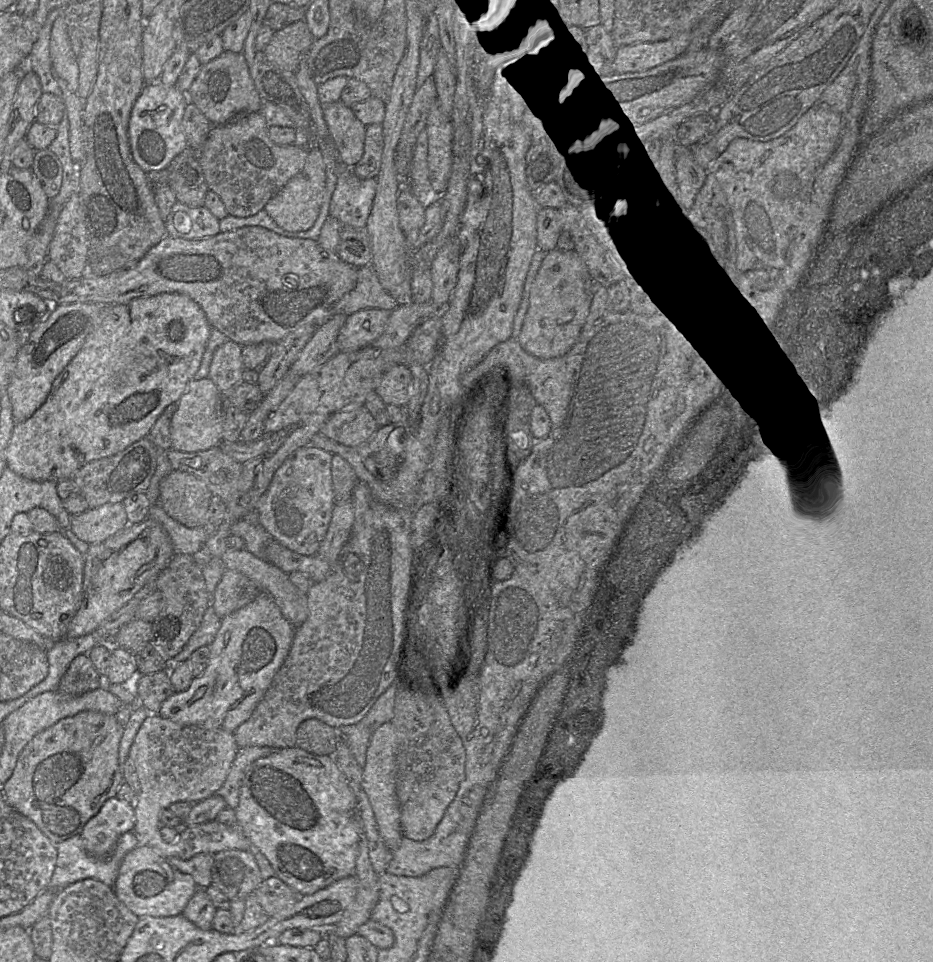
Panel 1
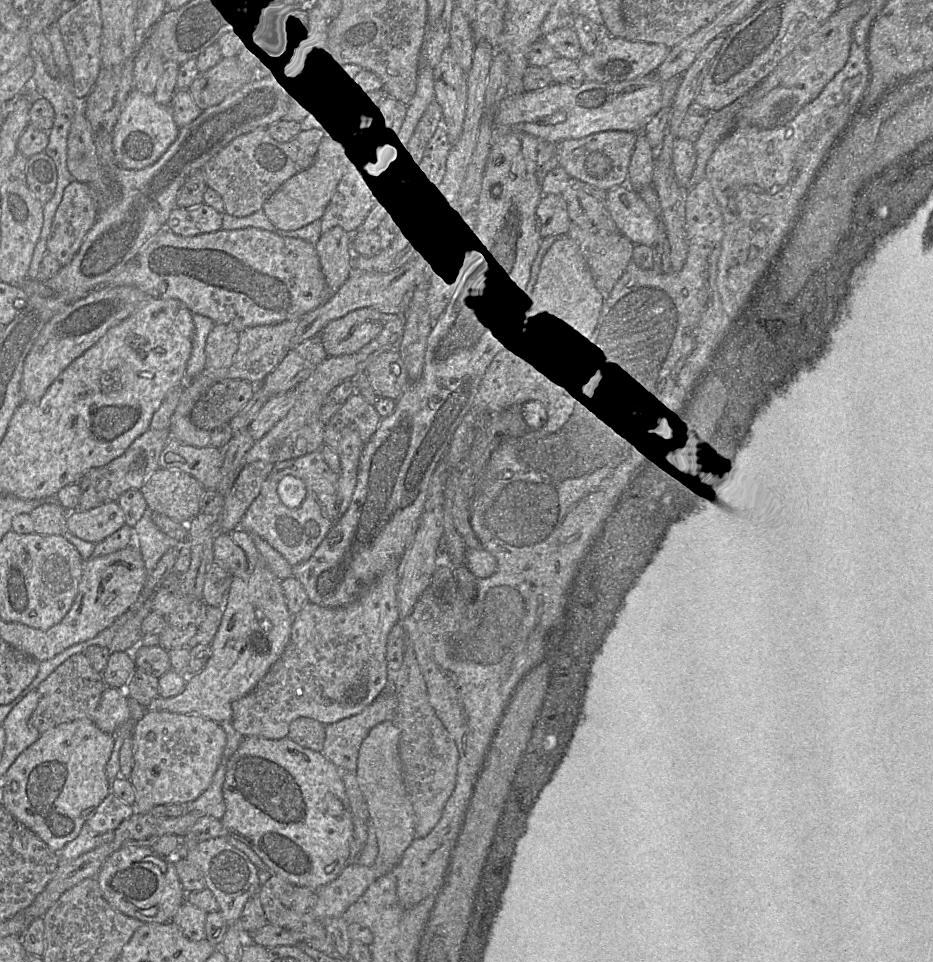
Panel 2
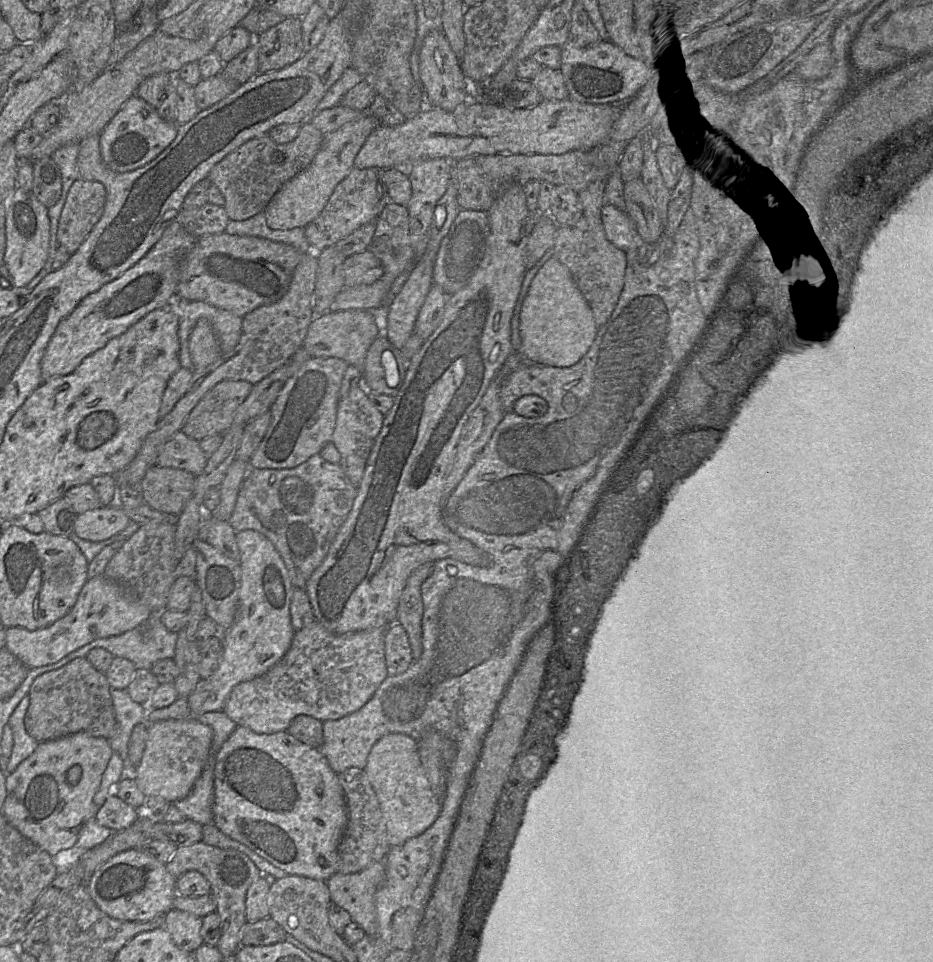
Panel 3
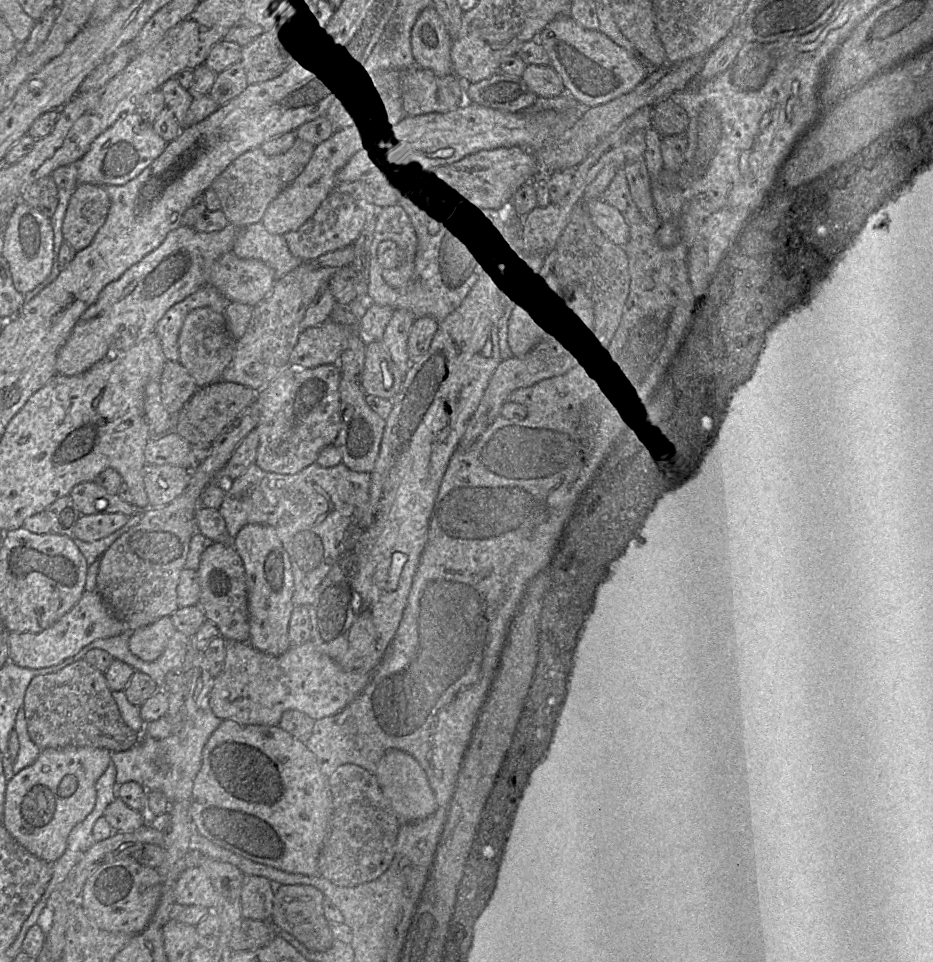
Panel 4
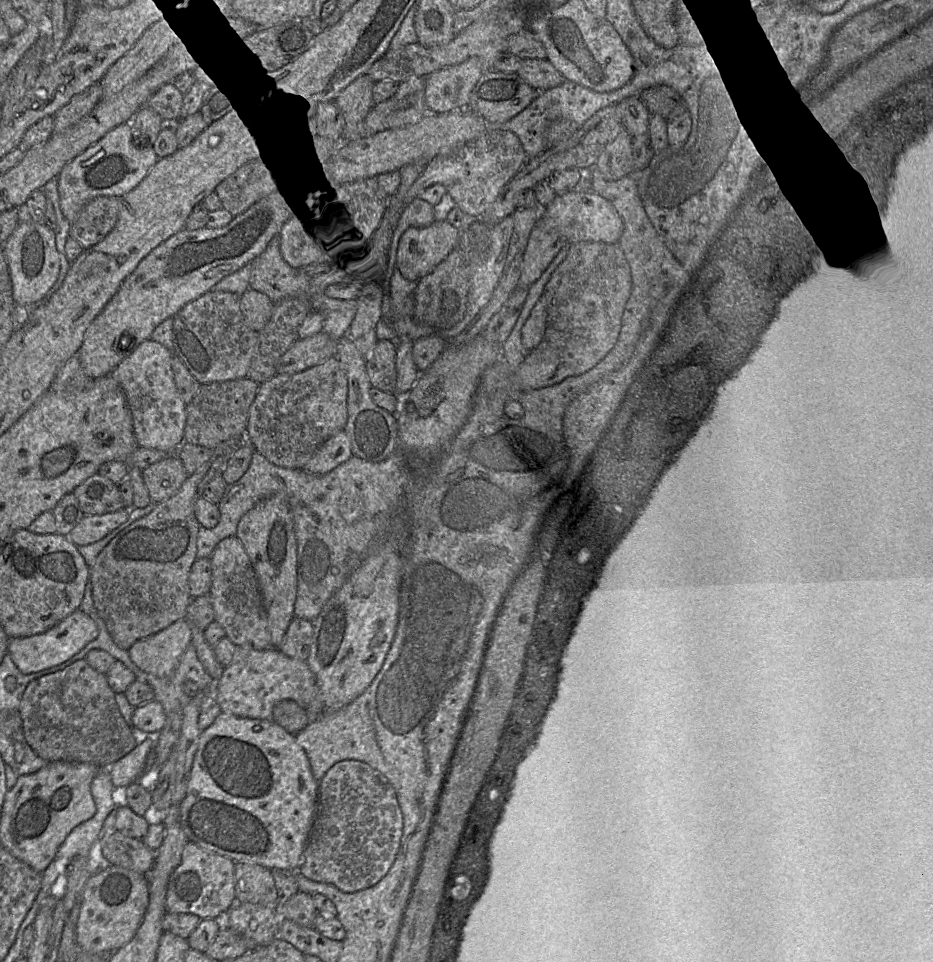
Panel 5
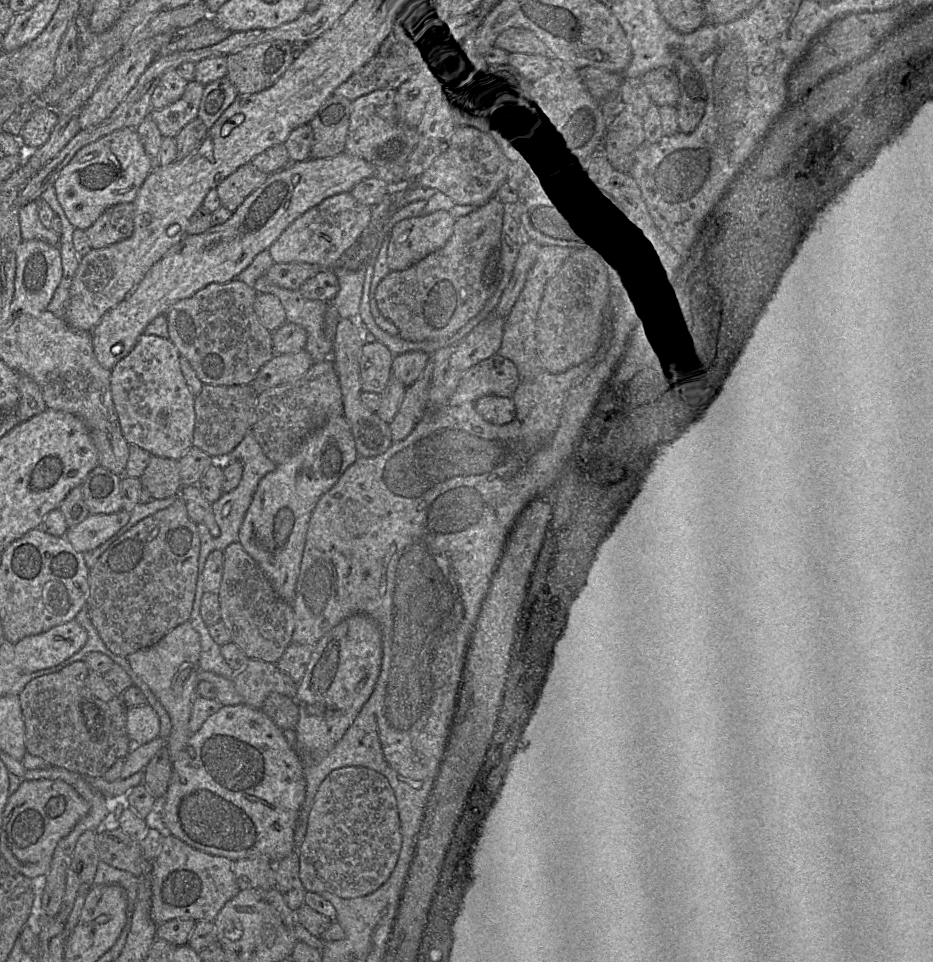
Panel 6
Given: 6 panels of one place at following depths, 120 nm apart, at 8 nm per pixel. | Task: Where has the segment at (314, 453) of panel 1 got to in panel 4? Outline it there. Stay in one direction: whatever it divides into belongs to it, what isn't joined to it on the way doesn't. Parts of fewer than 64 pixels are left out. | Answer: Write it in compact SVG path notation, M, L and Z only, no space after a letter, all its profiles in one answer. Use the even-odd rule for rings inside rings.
M317 462L295 474L279 474L262 470L252 464L239 478L225 485L225 497L219 512L225 520L227 531L234 538L247 524L263 524L275 529L289 555L294 577L294 606L309 606L314 602L316 590L344 550L352 525L369 500L371 475L355 472L343 463L322 467Z

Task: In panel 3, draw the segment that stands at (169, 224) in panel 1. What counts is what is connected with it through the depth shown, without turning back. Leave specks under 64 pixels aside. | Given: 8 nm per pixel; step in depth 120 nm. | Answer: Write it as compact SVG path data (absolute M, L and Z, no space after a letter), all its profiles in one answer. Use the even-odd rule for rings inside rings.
M206 203L199 209L179 211L176 221L195 237L219 234L225 231L229 217L222 206Z

